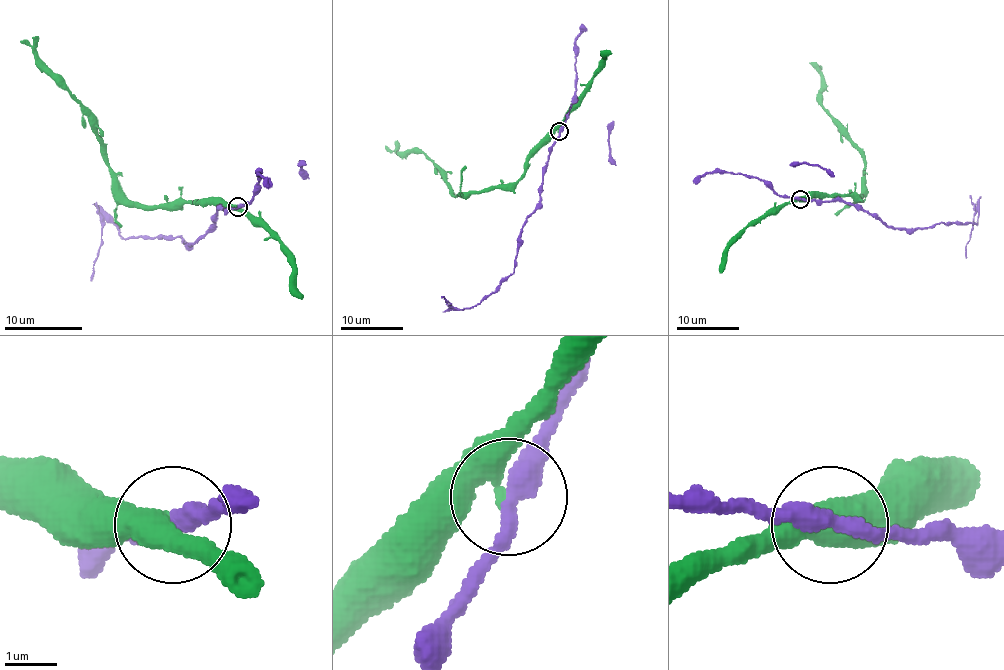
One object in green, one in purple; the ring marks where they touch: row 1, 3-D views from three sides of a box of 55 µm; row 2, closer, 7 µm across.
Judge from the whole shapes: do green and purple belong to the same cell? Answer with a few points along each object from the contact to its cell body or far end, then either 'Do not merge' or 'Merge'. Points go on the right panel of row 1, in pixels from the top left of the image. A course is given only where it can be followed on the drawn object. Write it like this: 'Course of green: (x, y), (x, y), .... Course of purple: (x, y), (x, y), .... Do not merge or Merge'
Course of green: (801, 199), (829, 195), (857, 199), (863, 191), (863, 150), (821, 104), (821, 74), (809, 62). Course of purple: (801, 199), (860, 205), (897, 228), (976, 223), (978, 211), (973, 216), (970, 239), (965, 245), (967, 258). Merge

